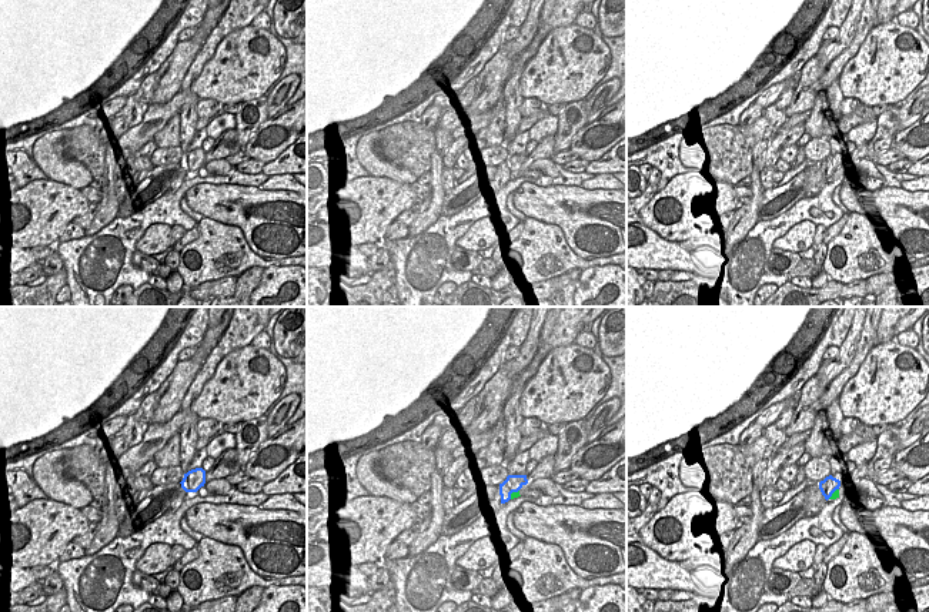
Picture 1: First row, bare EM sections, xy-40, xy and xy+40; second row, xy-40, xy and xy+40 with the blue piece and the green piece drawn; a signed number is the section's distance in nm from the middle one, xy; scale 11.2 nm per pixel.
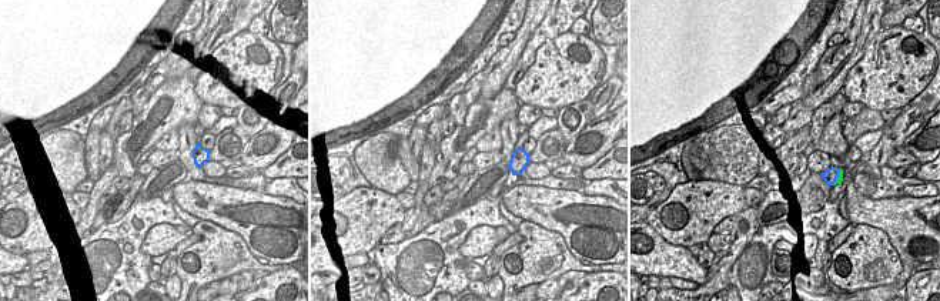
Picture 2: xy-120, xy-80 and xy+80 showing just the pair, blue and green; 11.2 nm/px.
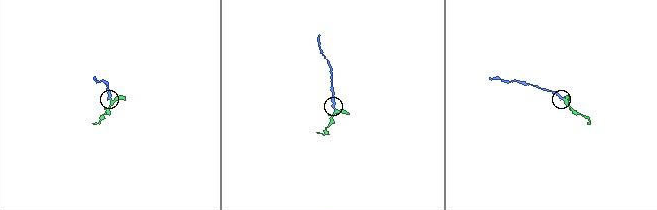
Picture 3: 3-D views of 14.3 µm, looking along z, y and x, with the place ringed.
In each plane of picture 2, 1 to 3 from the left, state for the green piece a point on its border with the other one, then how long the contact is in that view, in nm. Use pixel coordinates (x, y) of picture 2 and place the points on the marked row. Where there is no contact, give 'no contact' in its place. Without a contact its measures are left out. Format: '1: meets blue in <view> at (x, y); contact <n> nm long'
1: no contact
2: no contact
3: meets blue in xy+80 at (836, 177); contact 220 nm long

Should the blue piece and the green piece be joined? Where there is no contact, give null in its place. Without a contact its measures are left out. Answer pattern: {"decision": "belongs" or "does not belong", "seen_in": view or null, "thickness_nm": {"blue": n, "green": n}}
{"decision": "belongs", "seen_in": "xy", "thickness_nm": {"blue": 190, "green": 60}}

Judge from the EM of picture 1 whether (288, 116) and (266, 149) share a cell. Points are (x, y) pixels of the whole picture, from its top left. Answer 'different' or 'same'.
same

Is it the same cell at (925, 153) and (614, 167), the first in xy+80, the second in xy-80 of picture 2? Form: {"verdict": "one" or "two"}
{"verdict": "two"}

